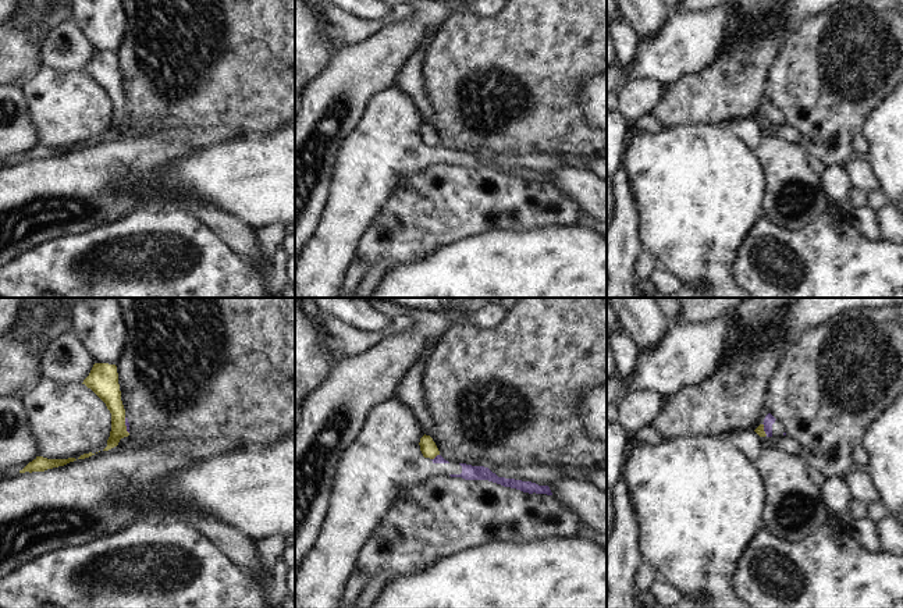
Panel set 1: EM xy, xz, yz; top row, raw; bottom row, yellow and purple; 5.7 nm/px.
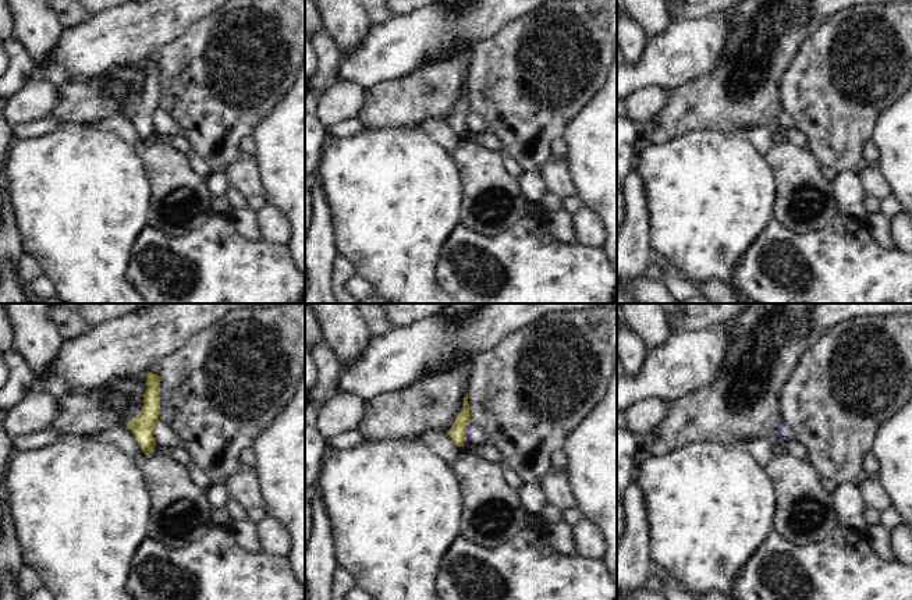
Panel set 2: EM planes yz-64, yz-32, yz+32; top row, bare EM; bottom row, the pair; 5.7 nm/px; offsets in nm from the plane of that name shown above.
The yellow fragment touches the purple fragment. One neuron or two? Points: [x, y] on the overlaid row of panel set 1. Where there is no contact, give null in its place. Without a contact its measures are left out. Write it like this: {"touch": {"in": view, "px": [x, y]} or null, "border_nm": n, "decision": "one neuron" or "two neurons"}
{"touch": {"in": "xy", "px": [125, 426]}, "border_nm": 100, "decision": "two neurons"}

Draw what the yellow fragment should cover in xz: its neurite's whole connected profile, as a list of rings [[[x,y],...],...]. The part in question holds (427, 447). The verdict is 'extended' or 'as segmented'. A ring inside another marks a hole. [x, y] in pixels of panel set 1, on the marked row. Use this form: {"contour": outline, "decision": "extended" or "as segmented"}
{"contour": [[[424,434],[420,438],[419,445],[420,445],[420,451],[422,451],[424,458],[434,459],[437,455],[440,455],[440,451],[430,435]]], "decision": "as segmented"}

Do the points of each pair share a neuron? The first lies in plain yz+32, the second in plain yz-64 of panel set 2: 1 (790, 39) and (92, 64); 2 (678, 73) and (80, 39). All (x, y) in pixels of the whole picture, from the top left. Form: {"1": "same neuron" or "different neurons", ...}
{"1": "different neurons", "2": "same neuron"}

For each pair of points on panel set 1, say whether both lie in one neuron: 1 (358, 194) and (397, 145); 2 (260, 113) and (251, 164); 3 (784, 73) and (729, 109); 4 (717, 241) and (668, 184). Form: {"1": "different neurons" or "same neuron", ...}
{"1": "same neuron", "2": "different neurons", "3": "different neurons", "4": "same neuron"}

